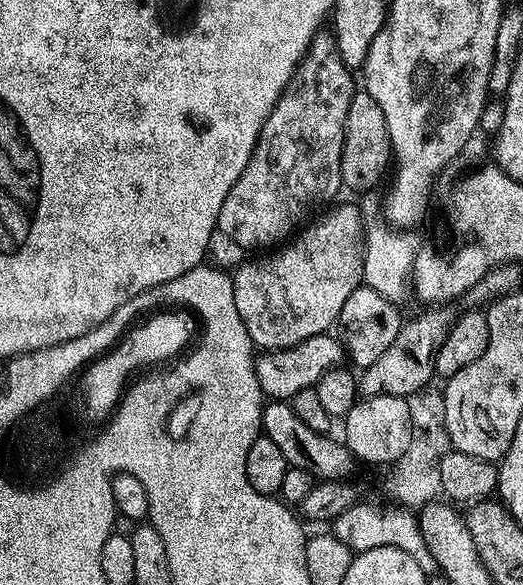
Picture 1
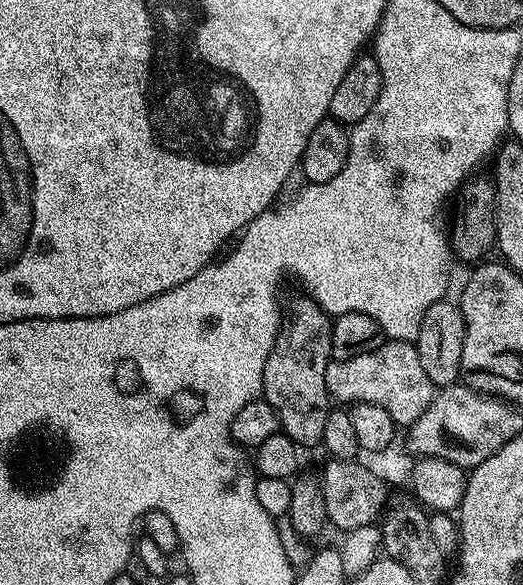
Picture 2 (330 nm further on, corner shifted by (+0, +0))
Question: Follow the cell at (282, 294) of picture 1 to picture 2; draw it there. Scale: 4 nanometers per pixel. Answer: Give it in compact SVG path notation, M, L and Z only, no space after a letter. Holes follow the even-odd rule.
M305 302L292 312L292 321L285 323L276 337L276 345L272 348L270 358L266 360L264 371L264 395L262 399L276 411L280 419L280 431L288 436L301 449L307 450L323 445L322 433L326 427L326 418L330 411L330 397L326 390L326 366L332 359L332 320L328 313L317 307L316 304Z

